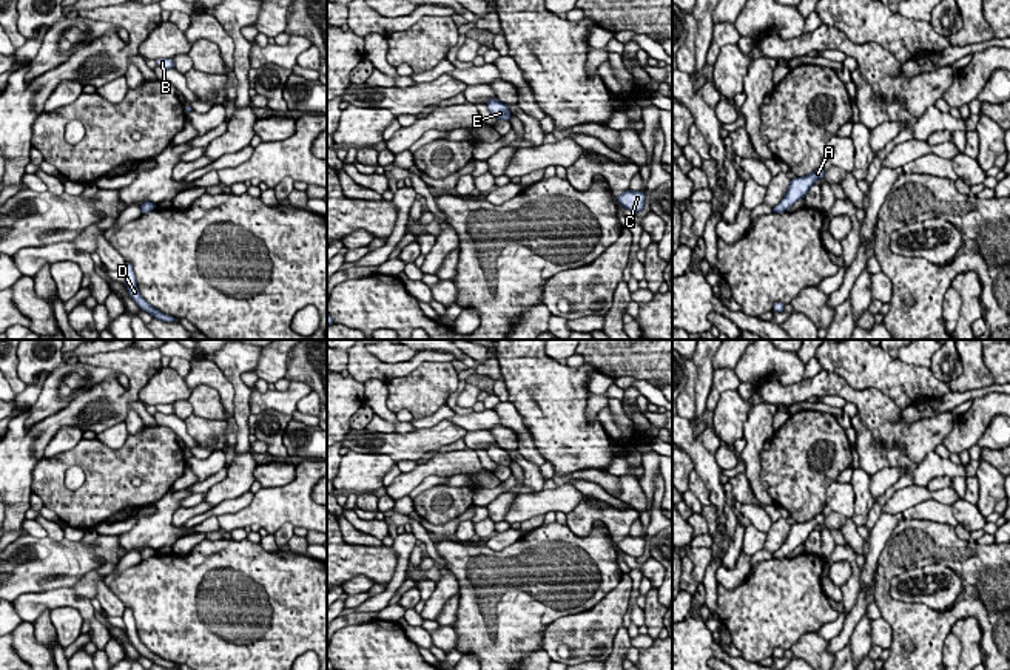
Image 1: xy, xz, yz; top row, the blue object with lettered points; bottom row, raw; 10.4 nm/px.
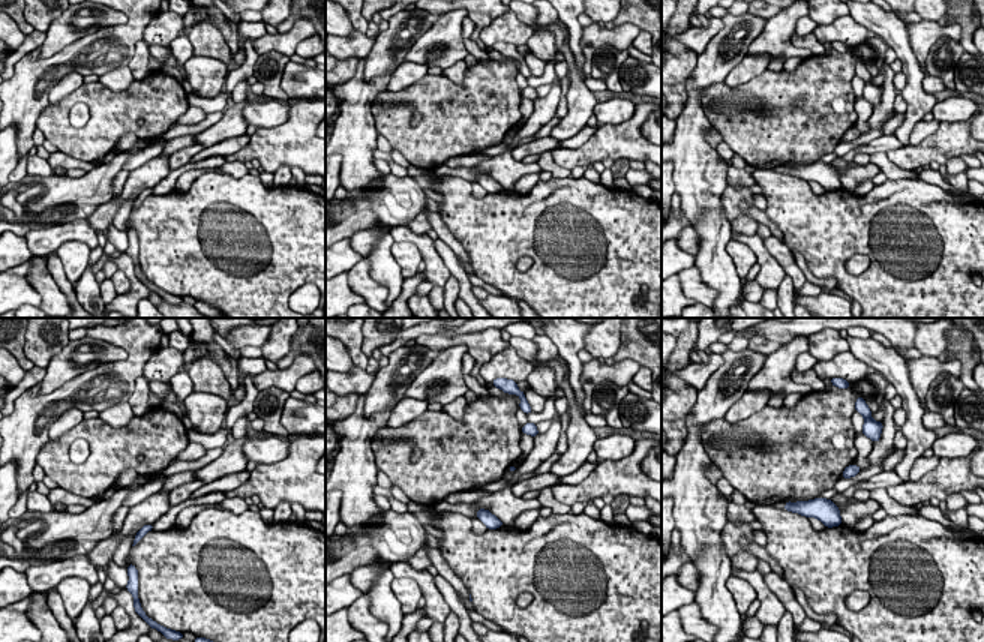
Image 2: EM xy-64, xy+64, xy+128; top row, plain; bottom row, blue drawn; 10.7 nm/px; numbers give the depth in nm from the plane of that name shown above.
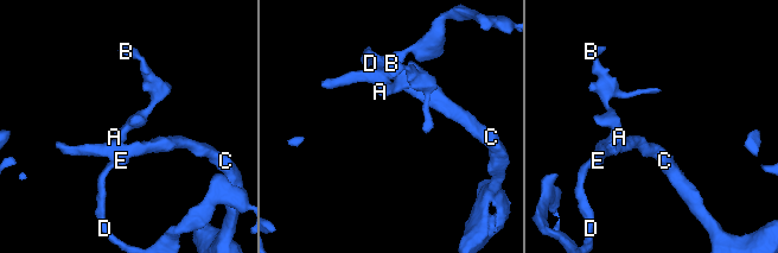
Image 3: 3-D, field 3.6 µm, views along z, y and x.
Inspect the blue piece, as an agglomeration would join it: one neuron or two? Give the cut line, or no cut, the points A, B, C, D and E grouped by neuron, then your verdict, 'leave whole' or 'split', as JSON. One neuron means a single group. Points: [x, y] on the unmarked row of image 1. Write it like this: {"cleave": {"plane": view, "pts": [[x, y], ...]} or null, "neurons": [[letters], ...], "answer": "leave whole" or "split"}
{"cleave": null, "neurons": [["A", "B", "C", "D", "E"]], "answer": "leave whole"}

